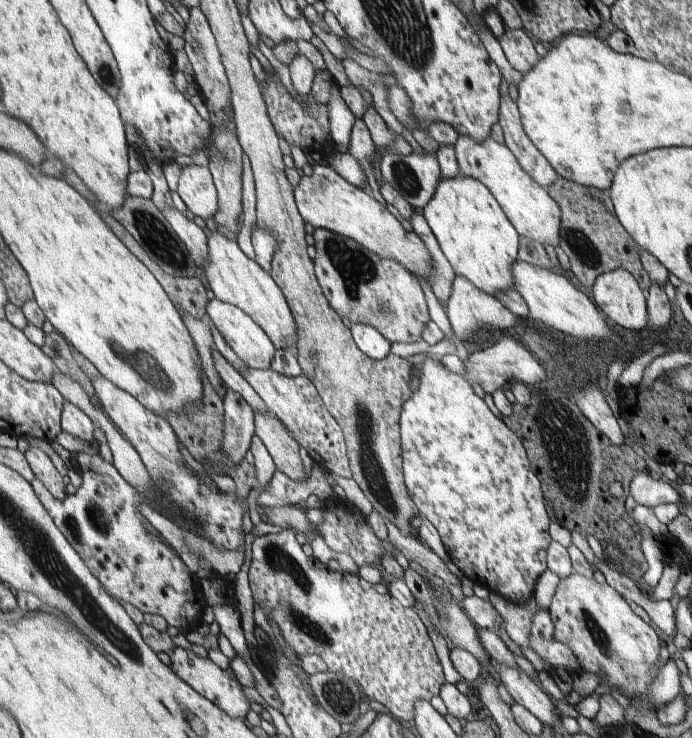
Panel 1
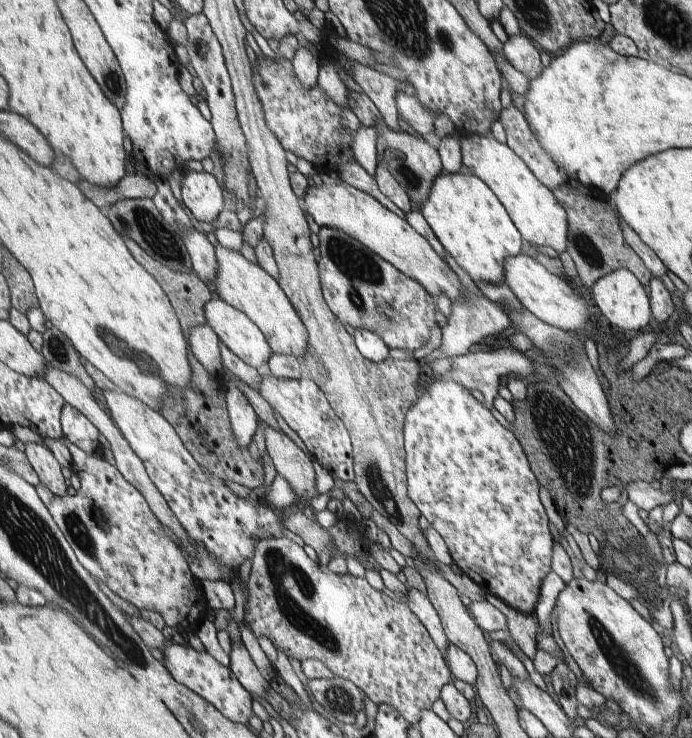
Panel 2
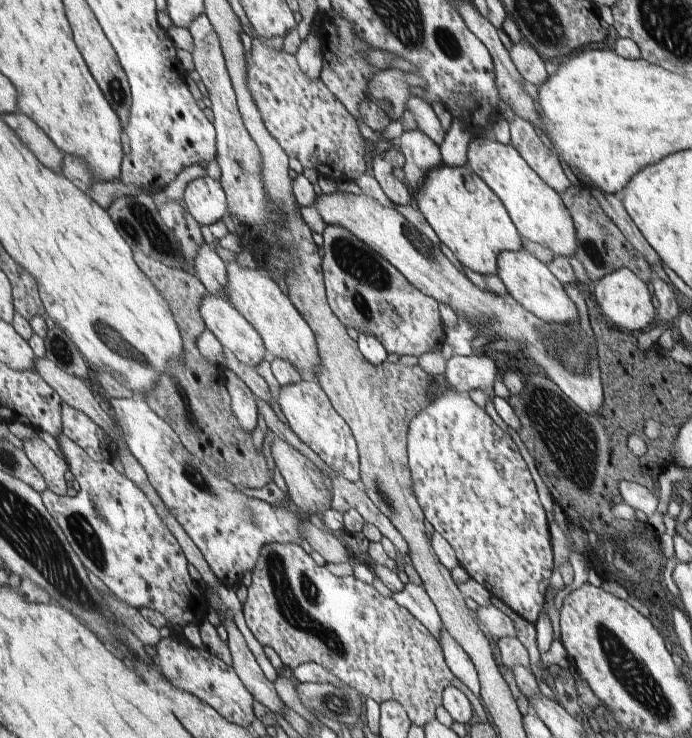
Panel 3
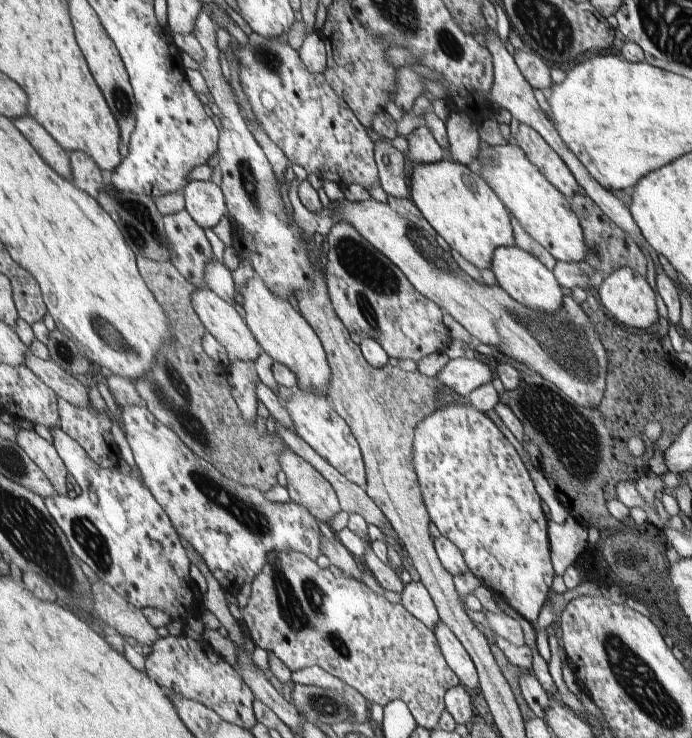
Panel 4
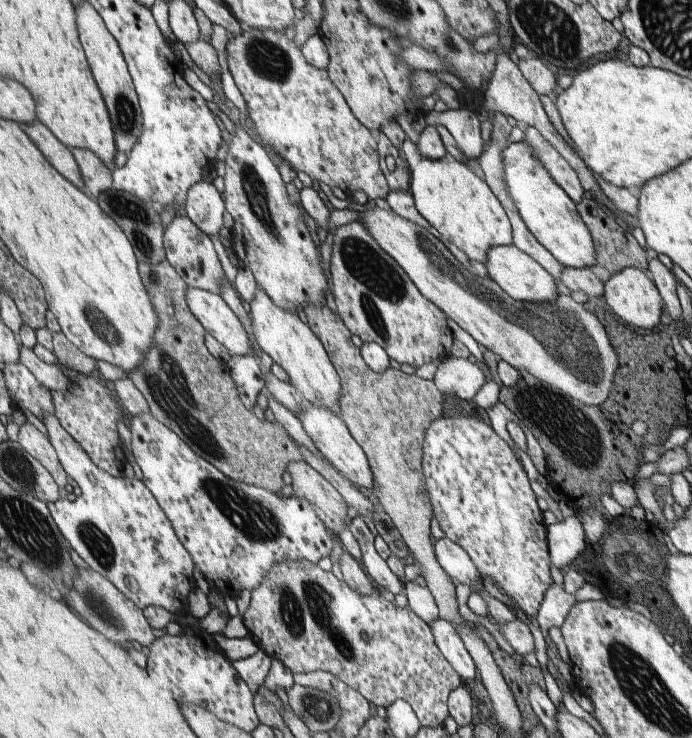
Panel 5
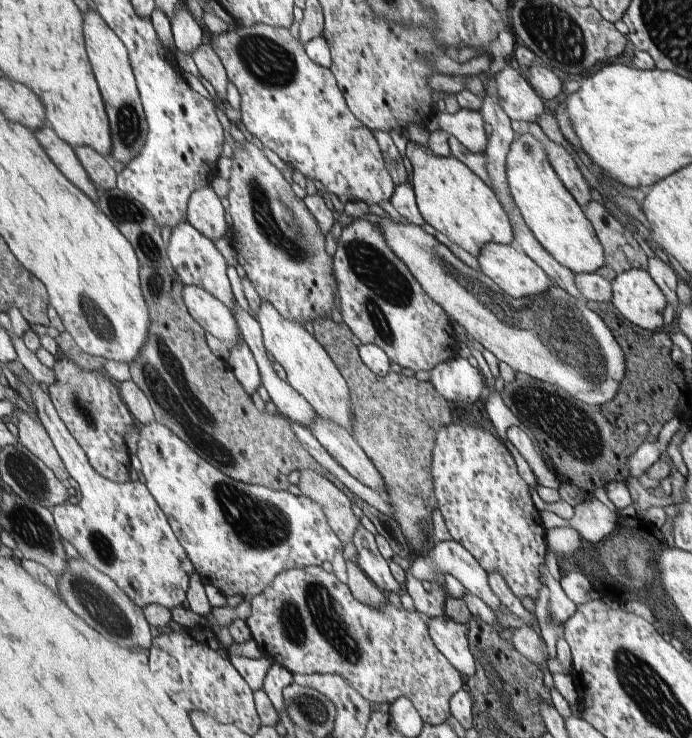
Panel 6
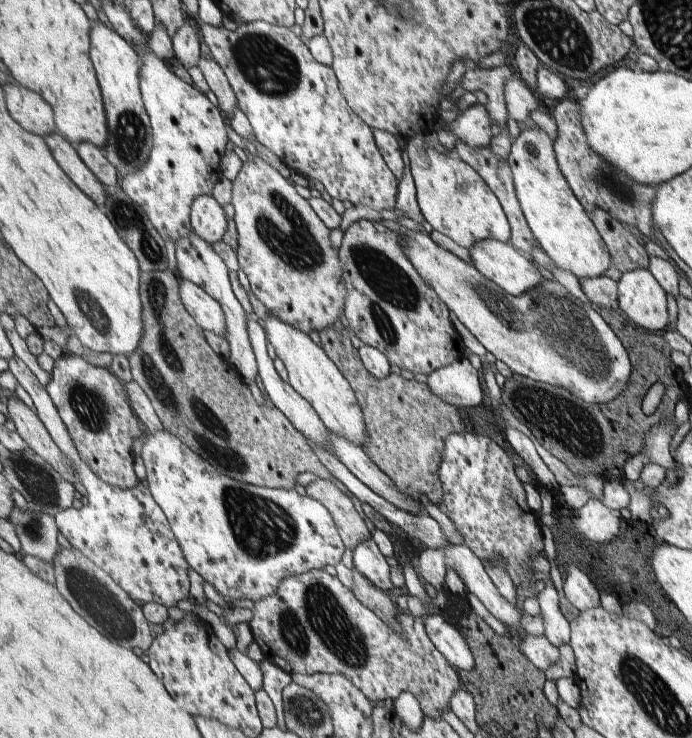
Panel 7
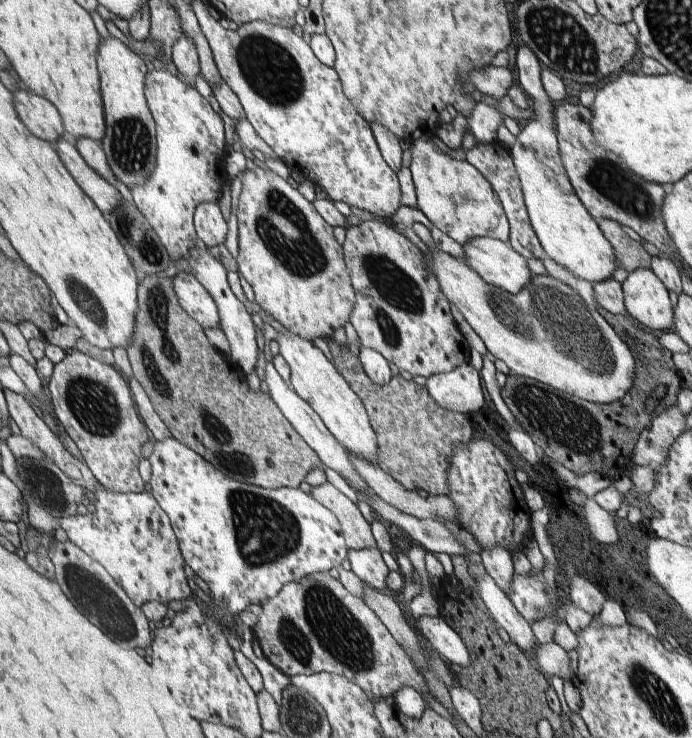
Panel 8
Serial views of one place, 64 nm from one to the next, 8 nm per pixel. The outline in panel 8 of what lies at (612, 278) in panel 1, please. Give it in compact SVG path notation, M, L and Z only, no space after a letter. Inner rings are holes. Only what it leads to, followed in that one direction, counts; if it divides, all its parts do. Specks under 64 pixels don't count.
M651 268L629 273L621 283L627 314L650 330L668 330L672 326L672 306L664 282Z

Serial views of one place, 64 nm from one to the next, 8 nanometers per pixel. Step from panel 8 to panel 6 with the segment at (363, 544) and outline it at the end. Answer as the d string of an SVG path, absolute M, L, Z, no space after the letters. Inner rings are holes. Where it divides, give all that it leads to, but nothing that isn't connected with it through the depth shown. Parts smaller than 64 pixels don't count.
M300 470L300 483L297 485L302 495L318 502L324 508L332 530L344 545L356 541L364 532L359 518L352 512L350 498L330 480L312 470Z

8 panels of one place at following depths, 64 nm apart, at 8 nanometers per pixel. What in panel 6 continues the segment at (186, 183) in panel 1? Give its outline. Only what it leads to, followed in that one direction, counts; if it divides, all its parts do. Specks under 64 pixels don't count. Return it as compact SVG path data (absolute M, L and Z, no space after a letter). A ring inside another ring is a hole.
M212 188L196 190L188 201L187 221L210 240L216 241L228 230L224 206Z

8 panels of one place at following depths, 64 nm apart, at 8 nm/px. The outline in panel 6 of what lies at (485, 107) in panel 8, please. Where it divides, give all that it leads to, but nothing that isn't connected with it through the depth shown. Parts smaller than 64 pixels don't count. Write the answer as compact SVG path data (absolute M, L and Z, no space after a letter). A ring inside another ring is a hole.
M460 109L456 114L448 114L446 111L434 114L431 127L455 136L470 152L481 152L486 150L488 142L484 123L480 111Z

